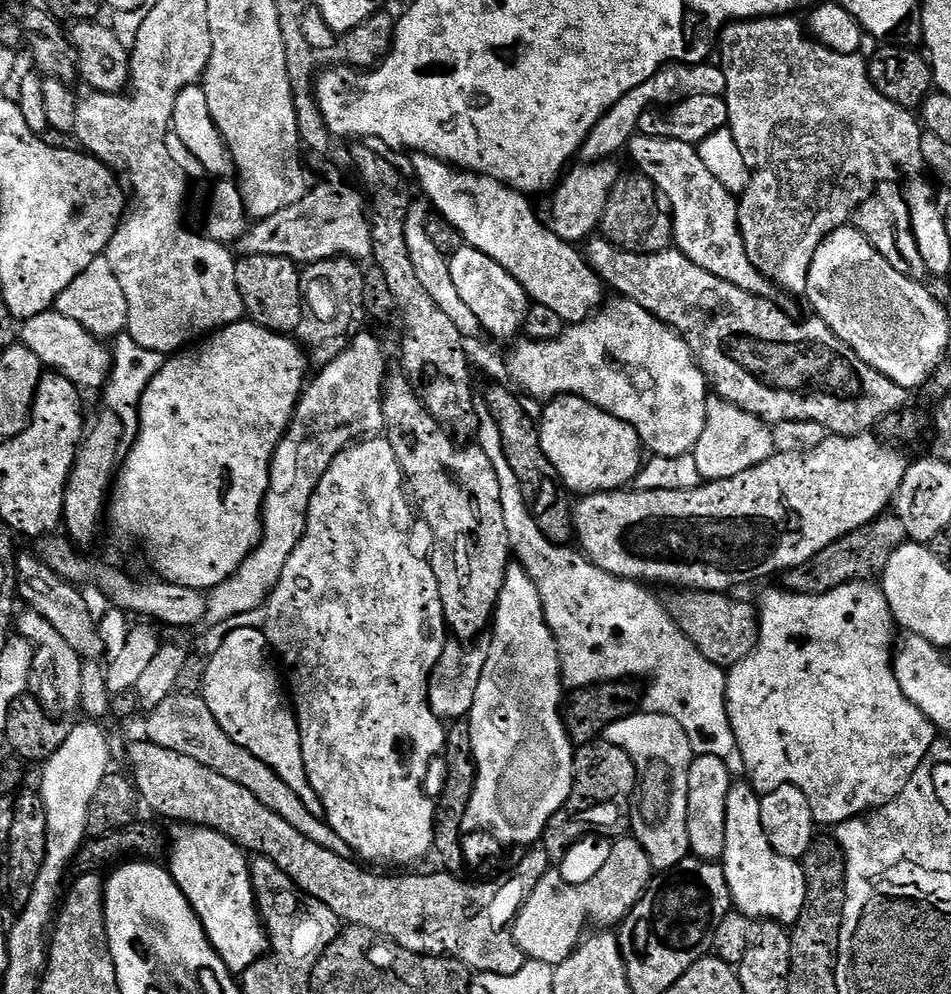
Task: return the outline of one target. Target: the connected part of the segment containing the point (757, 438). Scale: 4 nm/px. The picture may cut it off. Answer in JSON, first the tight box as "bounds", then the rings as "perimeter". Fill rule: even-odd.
{"bounds":[694,394,775,481],"perimeter":[[[717,394],[709,395],[706,426],[702,426],[702,438],[698,438],[694,453],[703,481],[734,478],[736,474],[742,474],[744,470],[766,462],[775,452],[774,434],[765,420],[758,419]]]}

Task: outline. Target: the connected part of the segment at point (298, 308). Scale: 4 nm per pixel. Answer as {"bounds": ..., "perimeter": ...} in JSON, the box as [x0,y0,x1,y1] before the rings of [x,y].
{"bounds":[236,255,305,333],"perimeter":[[[241,255],[236,261],[236,277],[238,278],[238,290],[242,294],[247,319],[251,320],[253,324],[260,324],[264,328],[269,328],[271,332],[295,333],[305,309],[300,293],[301,271],[301,265],[295,264],[290,258]]]}

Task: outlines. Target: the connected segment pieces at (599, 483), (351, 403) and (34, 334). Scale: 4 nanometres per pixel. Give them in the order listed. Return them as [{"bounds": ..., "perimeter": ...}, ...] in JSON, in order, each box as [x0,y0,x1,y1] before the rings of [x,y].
[{"bounds":[538,396,642,493],"perimeter":[[[558,396],[543,408],[544,421],[538,424],[542,450],[546,450],[546,458],[555,468],[563,470],[564,487],[569,493],[615,492],[627,489],[635,481],[642,467],[642,445],[629,424],[585,404],[581,396]]]},{"bounds":[207,330,390,625],"perimeter":[[[367,330],[357,332],[349,339],[348,348],[317,372],[320,373],[316,381],[314,376],[296,403],[296,413],[276,447],[264,515],[260,518],[262,531],[258,546],[235,574],[207,593],[209,625],[265,607],[304,533],[310,498],[318,490],[322,474],[330,470],[330,462],[350,445],[384,432],[384,386],[390,369],[384,357],[384,344],[378,337],[371,336]]]},{"bounds":[19,310,113,390],"perimeter":[[[49,310],[34,318],[23,321],[19,339],[34,354],[38,354],[40,363],[45,369],[65,376],[71,384],[81,390],[87,388],[103,389],[104,383],[112,373],[113,349],[108,348],[103,339],[90,334],[86,326],[74,322],[74,318],[66,318],[61,312]]]}]

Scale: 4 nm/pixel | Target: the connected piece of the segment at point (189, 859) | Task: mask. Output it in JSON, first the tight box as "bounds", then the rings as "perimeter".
{"bounds":[166,824,268,974],"perimeter":[[[180,824],[172,832],[172,857],[166,867],[202,922],[212,949],[233,974],[242,974],[267,953],[268,934],[256,907],[249,857],[236,843],[209,828]]]}

